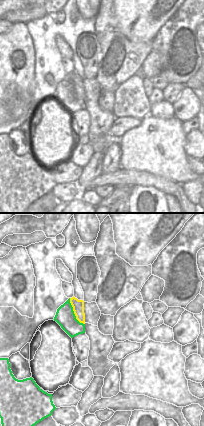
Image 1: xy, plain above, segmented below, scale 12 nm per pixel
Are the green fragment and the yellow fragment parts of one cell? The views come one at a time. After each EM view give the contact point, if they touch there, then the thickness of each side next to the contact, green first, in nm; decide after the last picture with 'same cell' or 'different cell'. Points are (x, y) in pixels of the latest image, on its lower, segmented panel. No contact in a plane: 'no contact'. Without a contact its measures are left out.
meets green at (73, 312); 240 nm thick on the green side, 140 nm on the other

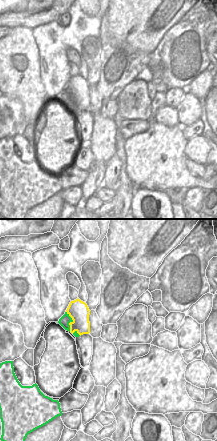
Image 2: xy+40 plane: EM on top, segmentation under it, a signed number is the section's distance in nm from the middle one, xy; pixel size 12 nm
meets green at (71, 321); 130 nm thick on the green side, 240 nm on the other

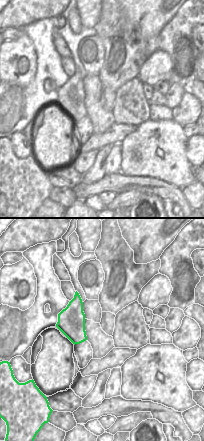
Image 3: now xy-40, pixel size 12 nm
no contact

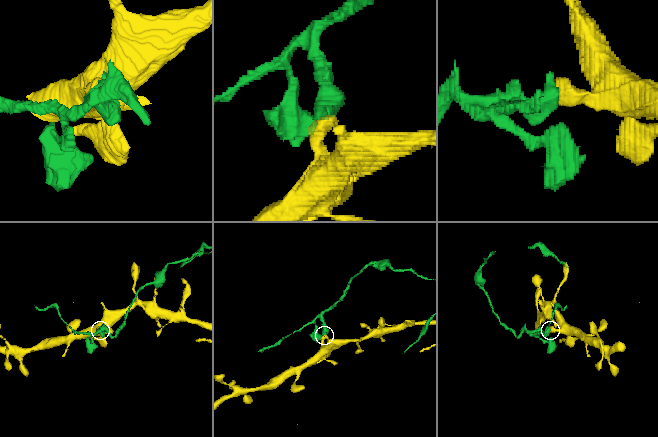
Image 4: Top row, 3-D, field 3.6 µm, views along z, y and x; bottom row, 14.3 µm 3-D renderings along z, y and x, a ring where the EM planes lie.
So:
different cell

